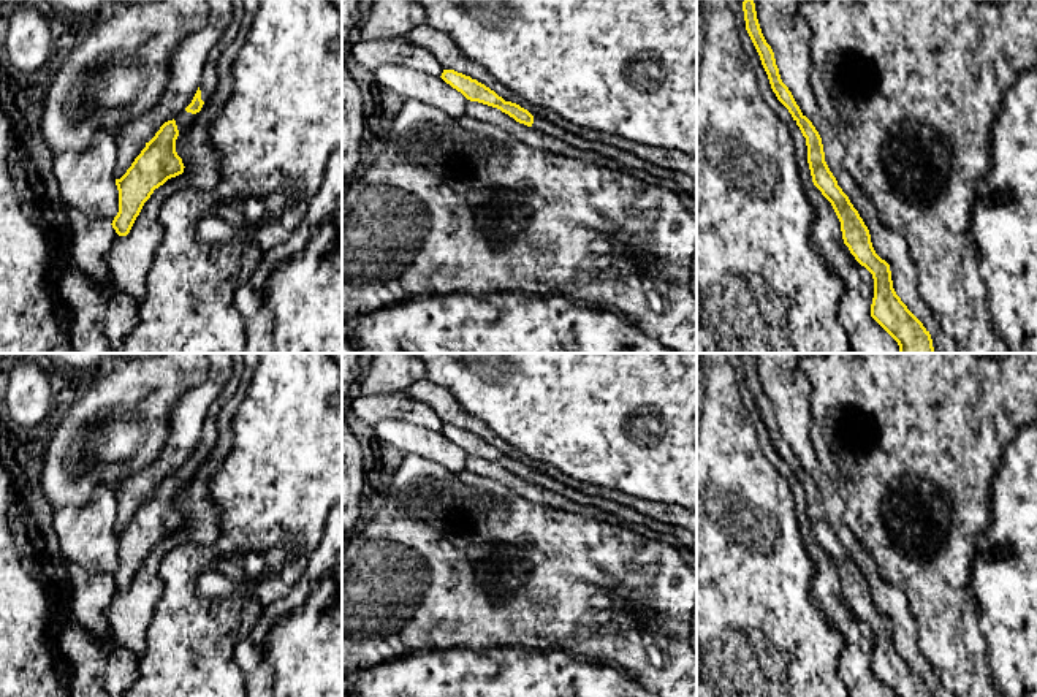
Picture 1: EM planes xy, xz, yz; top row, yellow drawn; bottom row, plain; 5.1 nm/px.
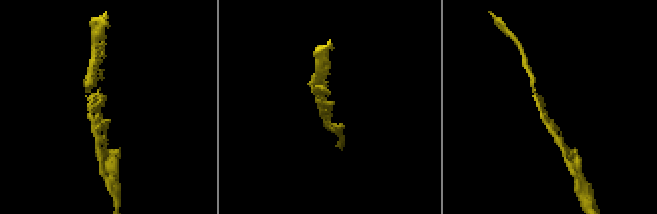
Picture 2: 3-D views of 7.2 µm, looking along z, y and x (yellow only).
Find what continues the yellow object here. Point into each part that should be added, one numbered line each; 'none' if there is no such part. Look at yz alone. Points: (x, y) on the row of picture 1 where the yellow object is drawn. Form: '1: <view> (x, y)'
none

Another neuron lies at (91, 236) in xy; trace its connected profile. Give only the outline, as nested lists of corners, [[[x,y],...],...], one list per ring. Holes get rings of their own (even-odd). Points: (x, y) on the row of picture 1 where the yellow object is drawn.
[[[65,206],[71,228],[73,263],[98,287],[112,284],[108,255],[117,236],[112,225],[101,217]]]

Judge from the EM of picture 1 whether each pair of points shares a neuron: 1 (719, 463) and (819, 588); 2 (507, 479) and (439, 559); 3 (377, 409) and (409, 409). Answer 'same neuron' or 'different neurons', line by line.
1: different neurons
2: different neurons
3: same neuron

